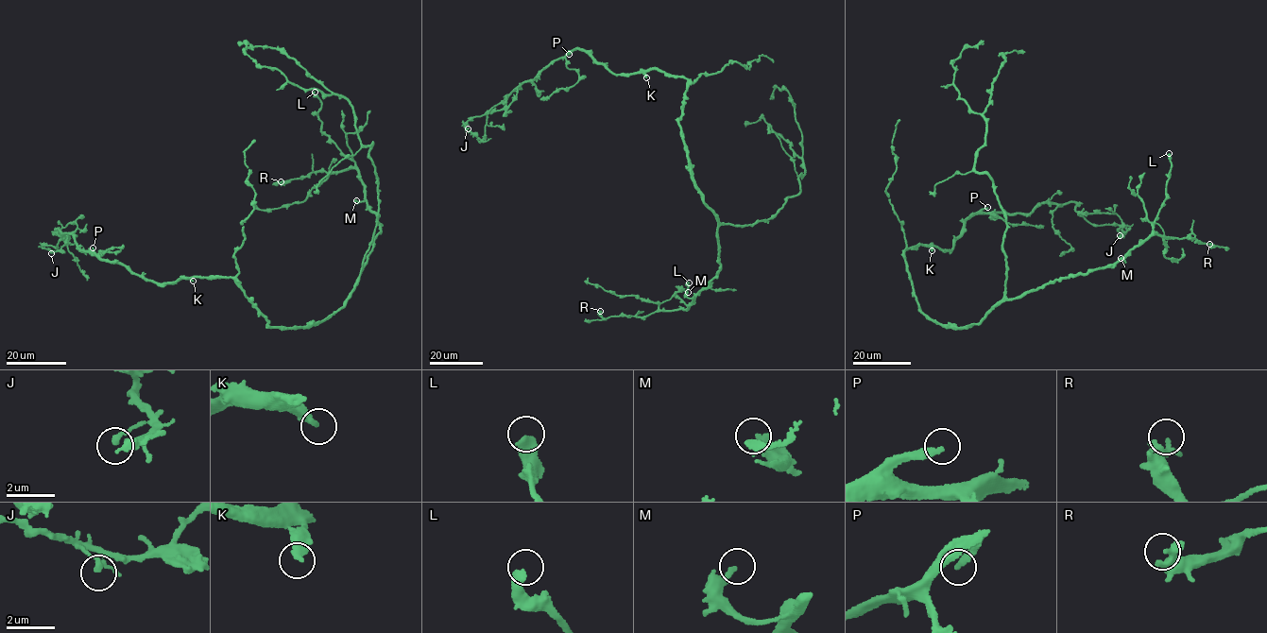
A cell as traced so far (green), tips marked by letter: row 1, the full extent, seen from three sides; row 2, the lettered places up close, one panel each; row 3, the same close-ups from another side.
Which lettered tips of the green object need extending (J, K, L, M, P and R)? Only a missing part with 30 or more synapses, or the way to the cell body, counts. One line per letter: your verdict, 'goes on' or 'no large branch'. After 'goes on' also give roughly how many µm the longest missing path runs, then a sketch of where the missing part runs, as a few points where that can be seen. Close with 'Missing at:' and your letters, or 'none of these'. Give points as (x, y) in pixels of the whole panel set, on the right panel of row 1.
J: no large branch
K: no large branch
L: no large branch
M: no large branch
P: goes on; missing 35 µm; course (987, 207), (1017, 189), (1030, 184), (1043, 158)
R: no large branch
Missing at: P

